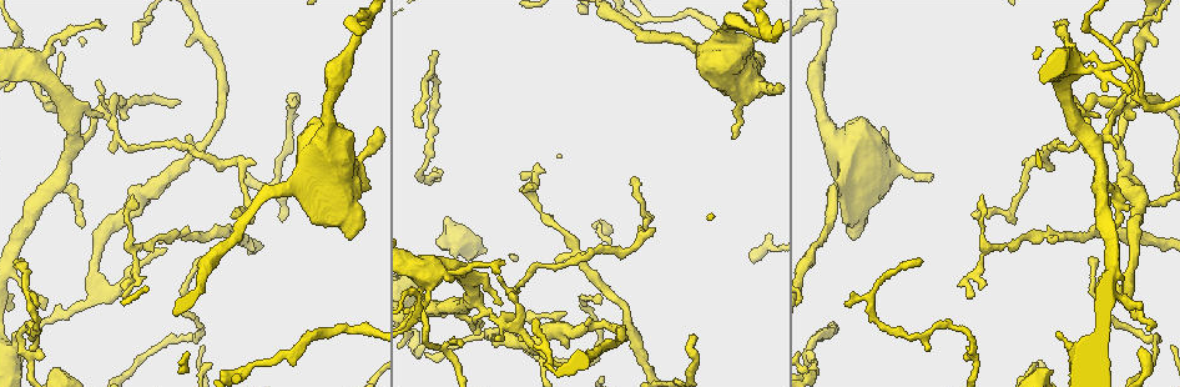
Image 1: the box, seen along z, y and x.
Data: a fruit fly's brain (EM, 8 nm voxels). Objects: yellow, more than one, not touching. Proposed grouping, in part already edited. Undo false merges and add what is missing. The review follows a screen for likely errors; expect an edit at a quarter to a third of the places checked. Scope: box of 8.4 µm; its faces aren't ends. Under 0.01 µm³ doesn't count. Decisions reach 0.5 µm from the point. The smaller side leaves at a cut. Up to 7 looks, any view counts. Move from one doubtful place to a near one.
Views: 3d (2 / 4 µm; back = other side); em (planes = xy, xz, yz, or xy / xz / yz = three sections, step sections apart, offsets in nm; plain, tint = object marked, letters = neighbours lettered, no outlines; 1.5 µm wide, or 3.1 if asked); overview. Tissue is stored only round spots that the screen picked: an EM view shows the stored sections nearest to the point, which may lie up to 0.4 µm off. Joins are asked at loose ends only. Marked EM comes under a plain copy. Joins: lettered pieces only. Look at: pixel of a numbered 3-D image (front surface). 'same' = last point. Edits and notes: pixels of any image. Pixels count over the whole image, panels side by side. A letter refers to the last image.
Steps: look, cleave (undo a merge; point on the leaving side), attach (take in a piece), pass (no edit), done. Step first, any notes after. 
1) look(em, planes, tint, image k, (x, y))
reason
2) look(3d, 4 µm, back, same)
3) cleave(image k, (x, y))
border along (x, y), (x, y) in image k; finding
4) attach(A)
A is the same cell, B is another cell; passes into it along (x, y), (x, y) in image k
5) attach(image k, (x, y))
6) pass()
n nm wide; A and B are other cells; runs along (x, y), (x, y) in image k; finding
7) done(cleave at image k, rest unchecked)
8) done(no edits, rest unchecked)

look(em, planes, letters, image 1, (1105, 76))
calibre changes

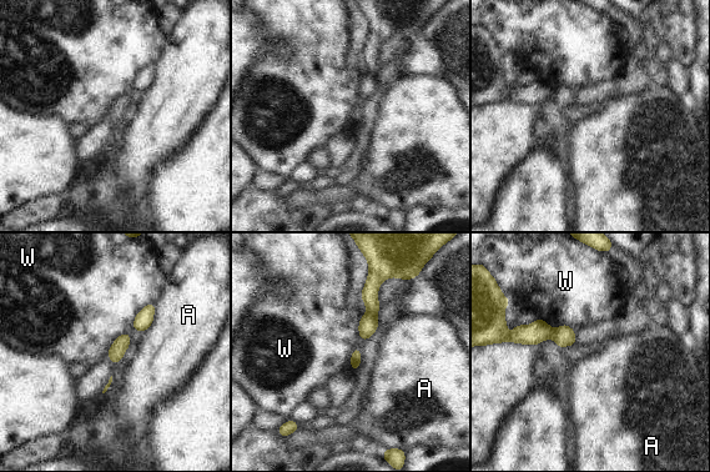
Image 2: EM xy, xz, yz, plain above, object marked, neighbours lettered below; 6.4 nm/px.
cleave(image 2, (368, 325))
A and W are other cells; border along (366, 314), (374, 317) in image 2; two neurons meet here

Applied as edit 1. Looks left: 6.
look(overview)

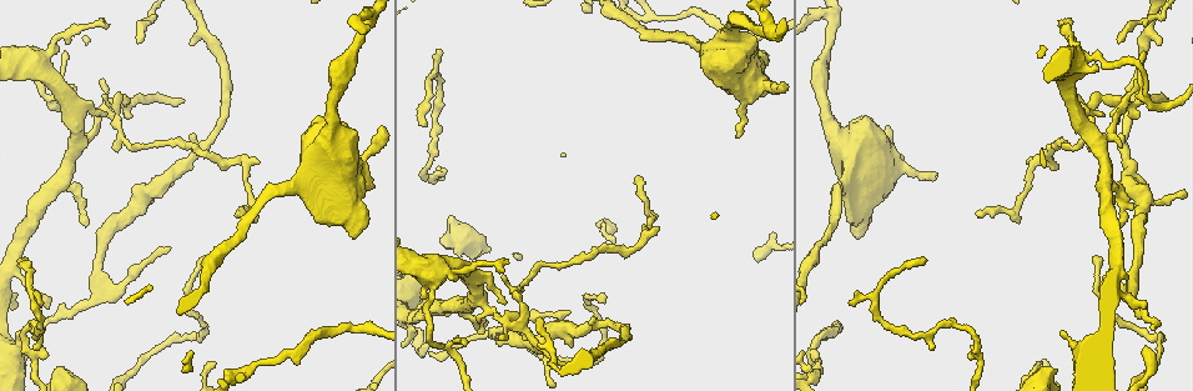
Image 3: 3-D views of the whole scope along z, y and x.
look(em, yz, step 4, tint, image 3, (182, 103))
an open end

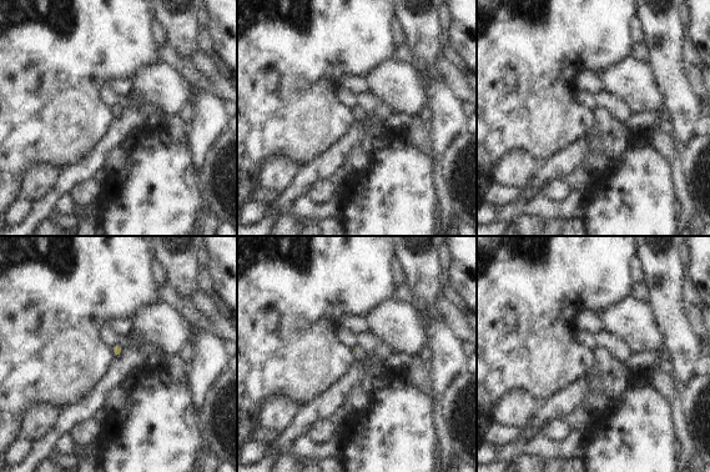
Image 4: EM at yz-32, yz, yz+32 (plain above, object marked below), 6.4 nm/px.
look(em, planes, letters, same)

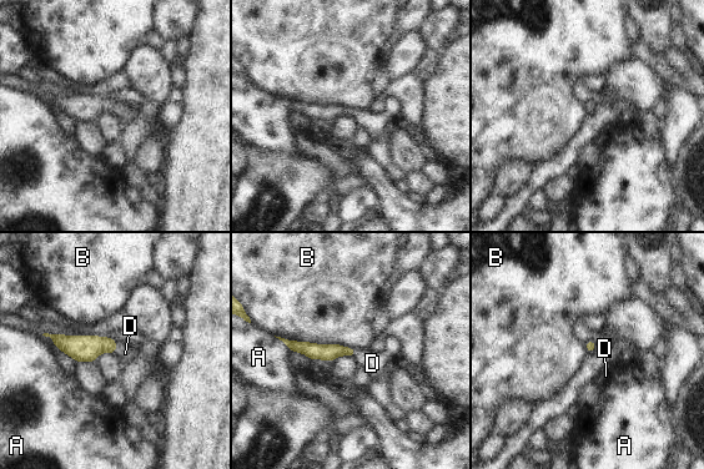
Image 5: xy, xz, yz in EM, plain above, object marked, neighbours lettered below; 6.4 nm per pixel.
attach(D)
D is the same cell, A and B are other cells; passes into it along (81, 348), (116, 347), (125, 353) in image 5; the neuron continues

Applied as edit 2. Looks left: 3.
look(overview)
redraw

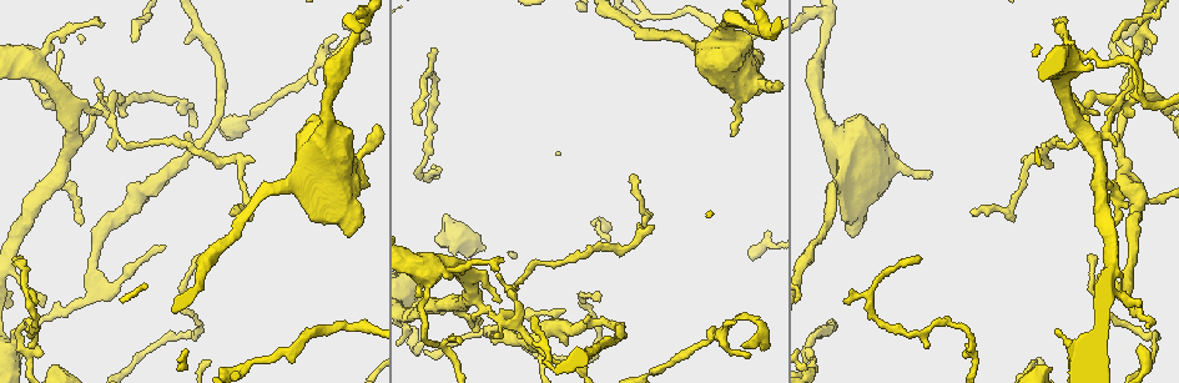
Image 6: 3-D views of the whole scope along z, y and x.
look(3d, 4 µm, image 6, (564, 308))
free end

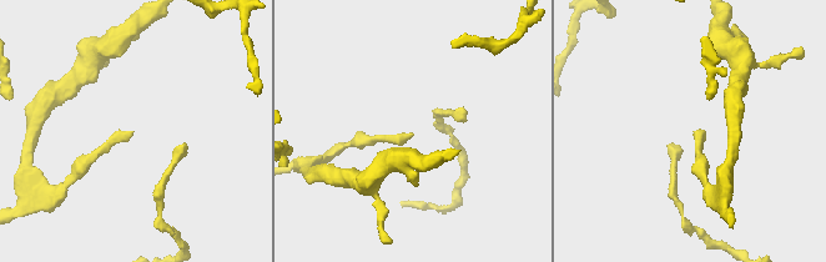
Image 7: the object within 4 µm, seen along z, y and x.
look(em, planes, letters, image 7, (694, 133))

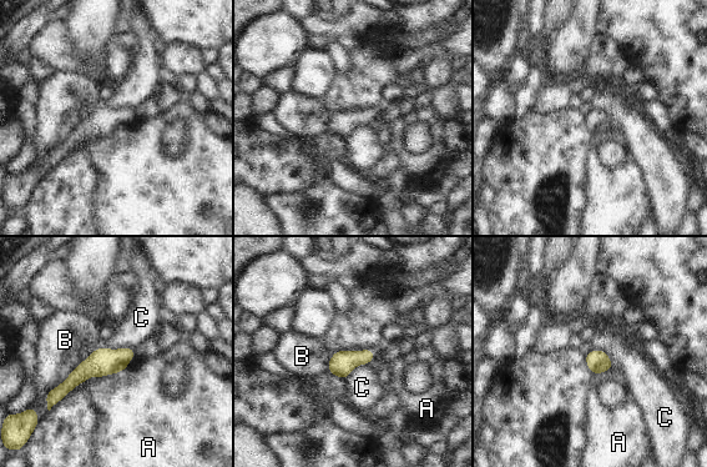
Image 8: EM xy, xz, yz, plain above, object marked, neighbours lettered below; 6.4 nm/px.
pass()
A, B and C are other cells; runs along (130, 352), (86, 368), (51, 396) in image 8; no lettered piece goes on from it

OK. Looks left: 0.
done(cleave at image 2, attach at image 5, rest unchecked)

